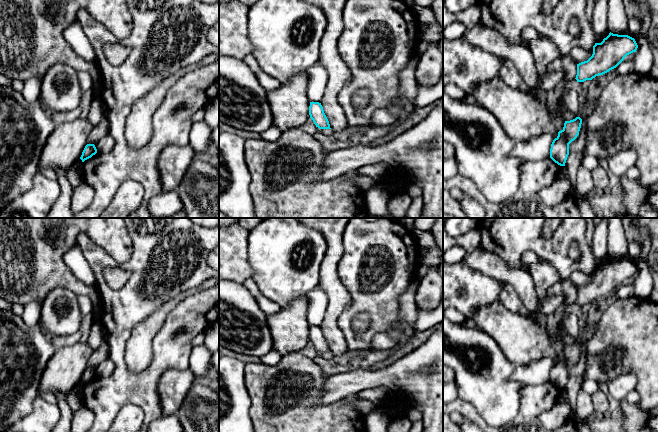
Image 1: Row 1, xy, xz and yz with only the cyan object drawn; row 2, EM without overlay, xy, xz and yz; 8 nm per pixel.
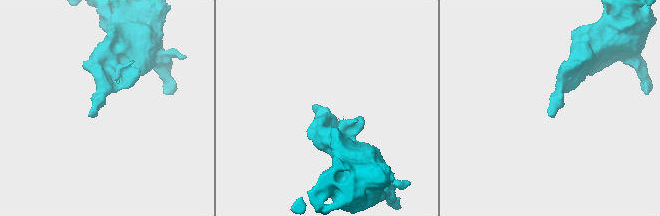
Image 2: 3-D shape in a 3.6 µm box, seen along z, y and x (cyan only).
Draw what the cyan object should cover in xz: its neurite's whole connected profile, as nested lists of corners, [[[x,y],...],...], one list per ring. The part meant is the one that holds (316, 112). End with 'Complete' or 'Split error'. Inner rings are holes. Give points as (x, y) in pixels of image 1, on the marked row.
[[[310,102],[309,115],[319,129],[331,129],[321,103]]]. Complete

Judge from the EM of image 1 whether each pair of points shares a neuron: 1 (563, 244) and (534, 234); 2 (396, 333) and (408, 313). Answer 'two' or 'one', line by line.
1: one
2: one

